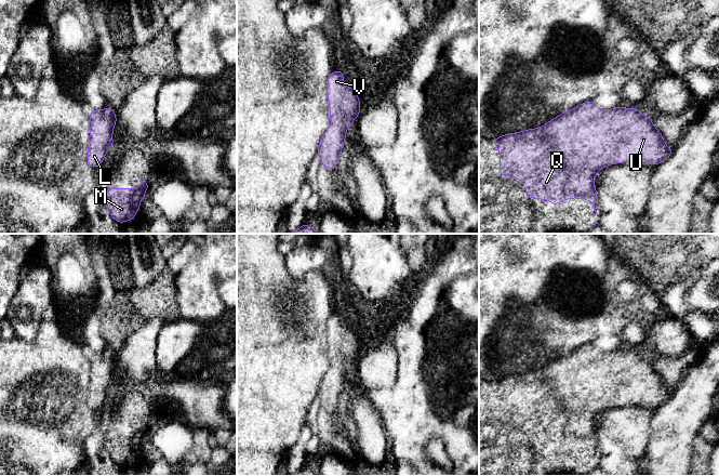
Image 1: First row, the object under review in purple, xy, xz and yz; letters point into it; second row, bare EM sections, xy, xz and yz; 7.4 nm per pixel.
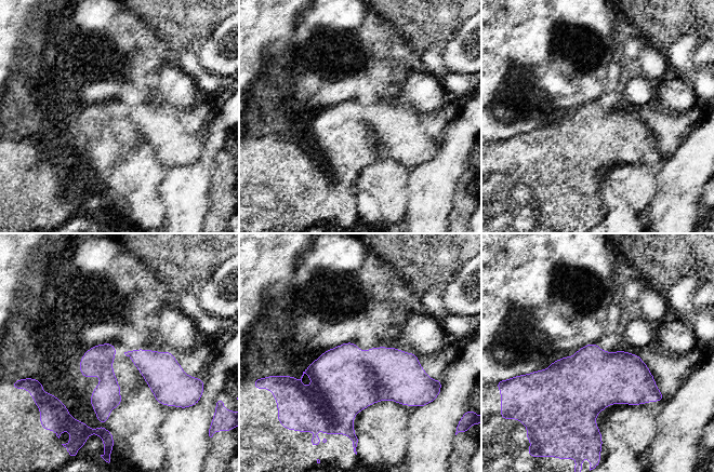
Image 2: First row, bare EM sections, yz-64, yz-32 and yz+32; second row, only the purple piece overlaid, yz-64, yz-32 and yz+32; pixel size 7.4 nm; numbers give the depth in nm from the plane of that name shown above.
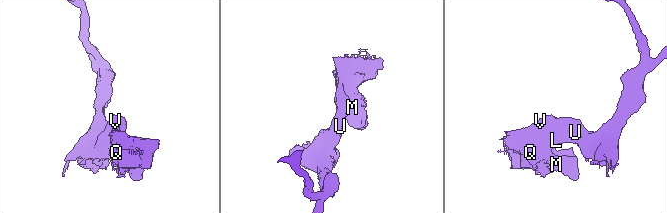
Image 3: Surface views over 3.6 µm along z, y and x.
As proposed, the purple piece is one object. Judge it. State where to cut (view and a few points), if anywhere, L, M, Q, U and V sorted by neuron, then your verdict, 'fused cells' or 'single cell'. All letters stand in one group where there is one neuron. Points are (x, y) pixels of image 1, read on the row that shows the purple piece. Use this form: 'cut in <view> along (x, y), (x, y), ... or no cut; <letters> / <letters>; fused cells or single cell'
no cut; L M Q U V; single cell

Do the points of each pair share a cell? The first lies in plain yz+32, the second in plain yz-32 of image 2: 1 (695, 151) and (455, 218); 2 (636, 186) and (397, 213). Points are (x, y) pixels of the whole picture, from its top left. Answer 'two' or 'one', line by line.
1: two
2: one

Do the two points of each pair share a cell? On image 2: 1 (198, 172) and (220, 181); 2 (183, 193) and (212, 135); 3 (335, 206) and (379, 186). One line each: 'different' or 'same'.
1: different
2: same
3: different

